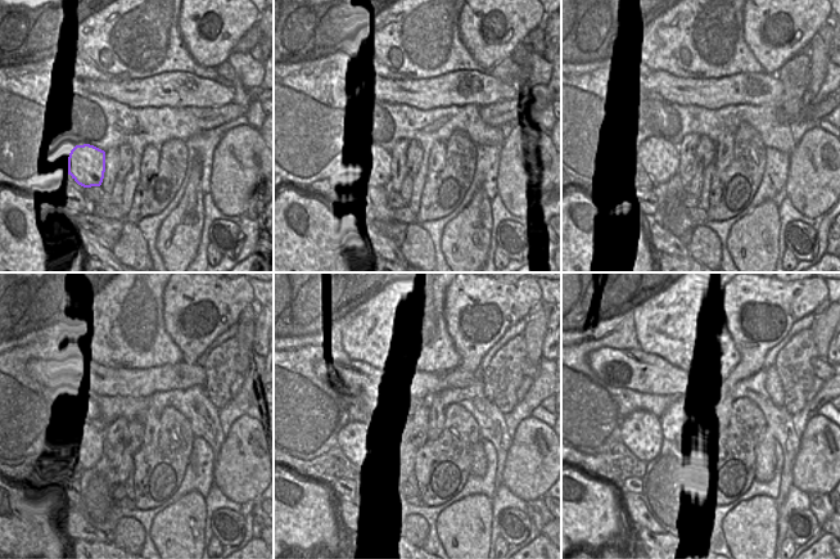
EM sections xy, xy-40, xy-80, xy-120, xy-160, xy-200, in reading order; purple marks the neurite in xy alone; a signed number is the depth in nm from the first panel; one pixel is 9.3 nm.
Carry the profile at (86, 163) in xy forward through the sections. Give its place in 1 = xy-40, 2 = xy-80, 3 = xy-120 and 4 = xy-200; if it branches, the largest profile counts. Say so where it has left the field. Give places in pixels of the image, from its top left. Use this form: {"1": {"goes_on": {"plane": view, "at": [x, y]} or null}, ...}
{"1": {"goes_on": {"plane": "xy-40", "at": [375, 161]}}, "2": {"goes_on": {"plane": "xy-80", "at": [663, 158]}}, "3": {"goes_on": {"plane": "xy-120", "at": [87, 443]}}, "4": {"goes_on": {"plane": "xy-200", "at": [641, 433]}}}

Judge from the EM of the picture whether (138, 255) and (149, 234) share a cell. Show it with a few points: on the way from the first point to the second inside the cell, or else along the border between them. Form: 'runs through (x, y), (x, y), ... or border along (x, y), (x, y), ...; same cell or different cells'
border along (135, 225), (145, 240), (150, 258); different cells

